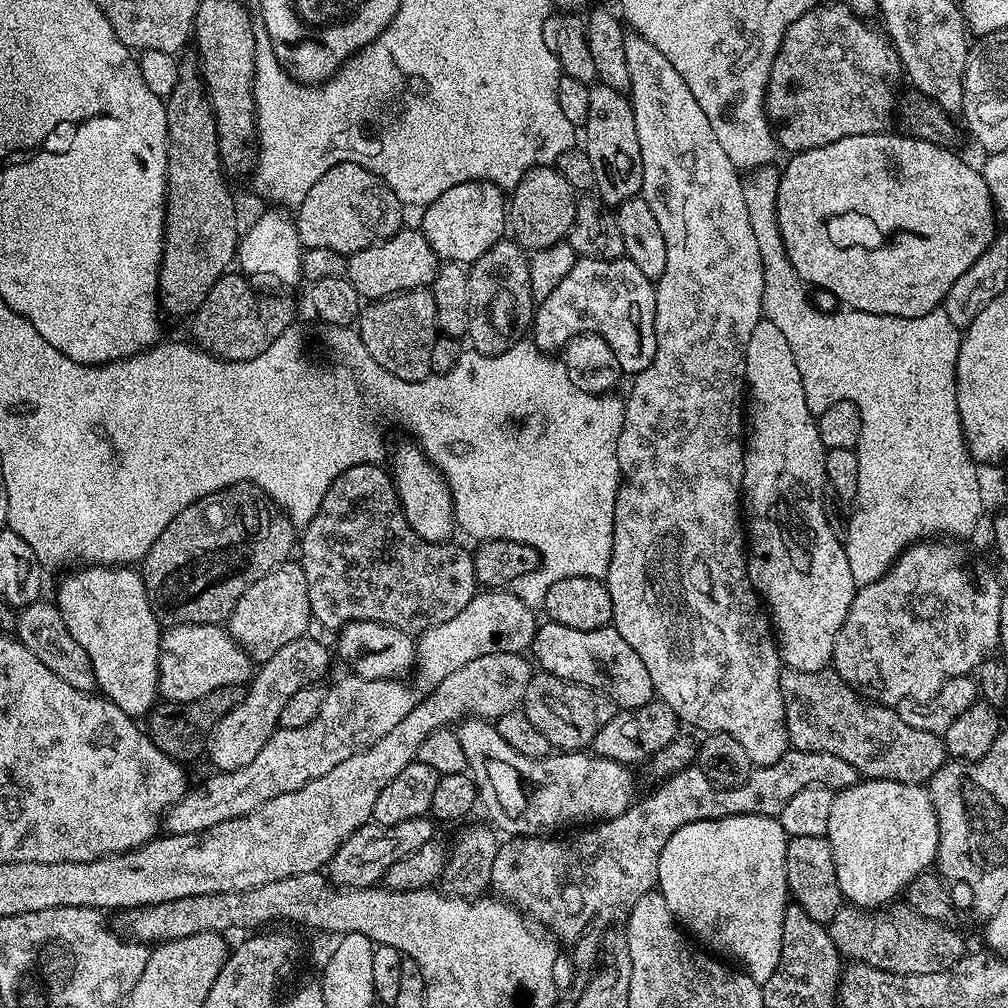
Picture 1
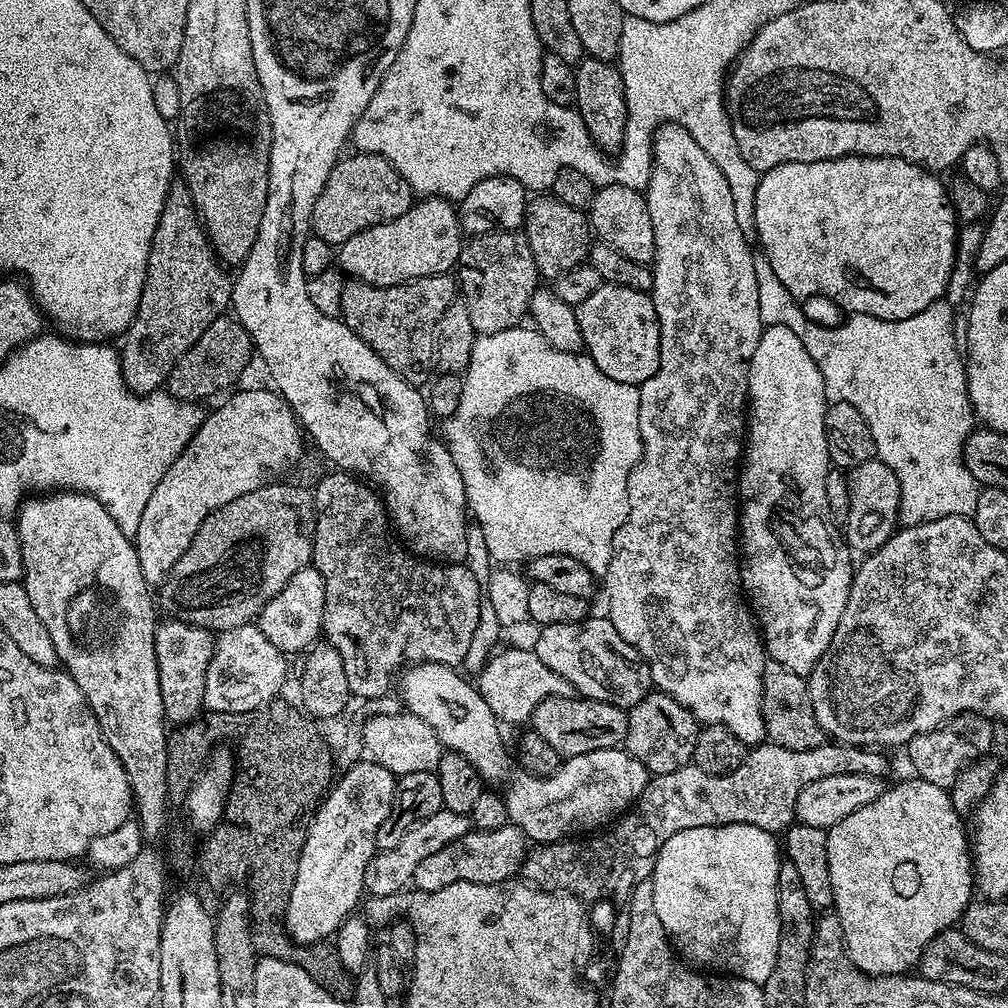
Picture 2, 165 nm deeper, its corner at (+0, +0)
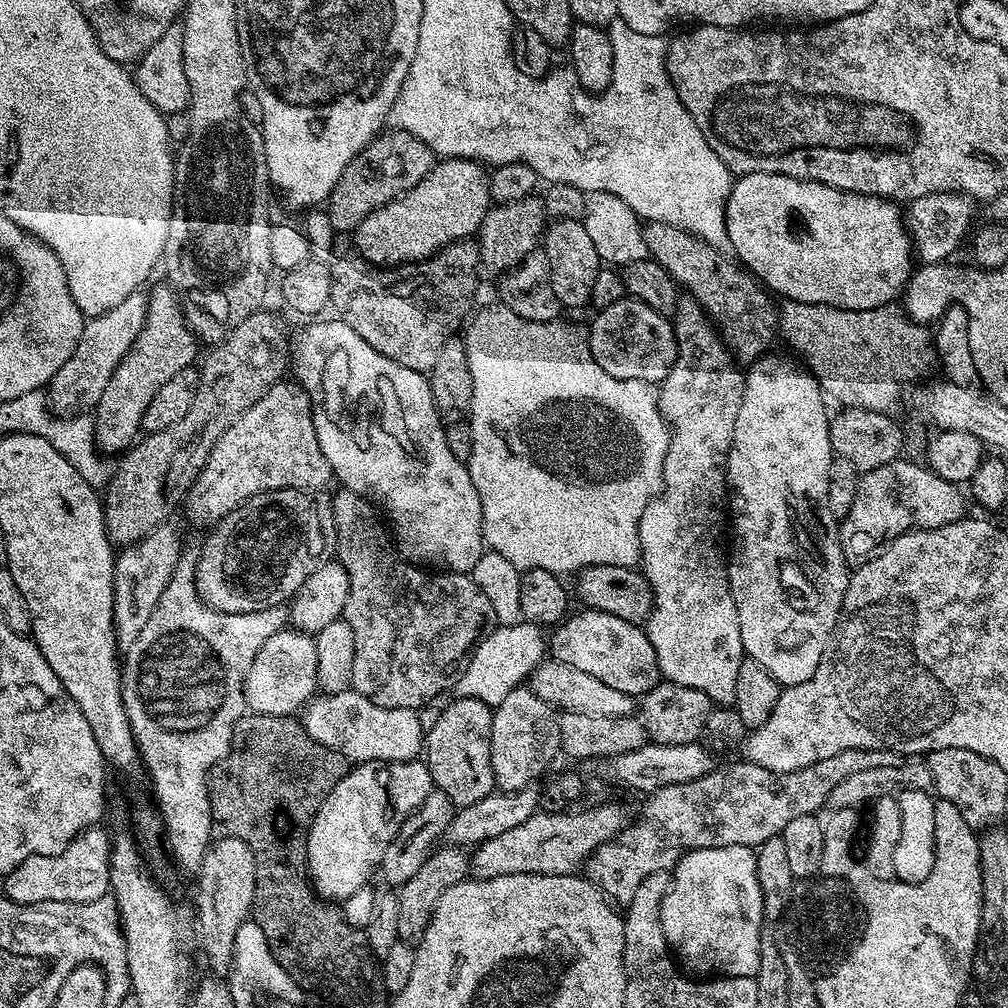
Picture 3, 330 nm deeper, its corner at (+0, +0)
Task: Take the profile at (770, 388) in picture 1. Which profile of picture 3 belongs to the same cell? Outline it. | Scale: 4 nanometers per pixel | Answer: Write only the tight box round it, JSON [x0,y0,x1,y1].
[726,354,850,685]

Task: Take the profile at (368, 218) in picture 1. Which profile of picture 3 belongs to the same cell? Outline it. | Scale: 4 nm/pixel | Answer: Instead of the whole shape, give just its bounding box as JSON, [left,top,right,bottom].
[326,130,434,233]

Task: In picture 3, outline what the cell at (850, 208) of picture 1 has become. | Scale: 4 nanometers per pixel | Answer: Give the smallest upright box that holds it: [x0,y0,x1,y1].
[724,172,914,310]

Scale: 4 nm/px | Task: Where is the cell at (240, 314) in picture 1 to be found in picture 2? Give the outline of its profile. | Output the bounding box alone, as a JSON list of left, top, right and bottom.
[166,315,254,401]

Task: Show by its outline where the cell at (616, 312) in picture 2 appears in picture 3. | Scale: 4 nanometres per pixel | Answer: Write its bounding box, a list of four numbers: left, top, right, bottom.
[587,298,676,385]

